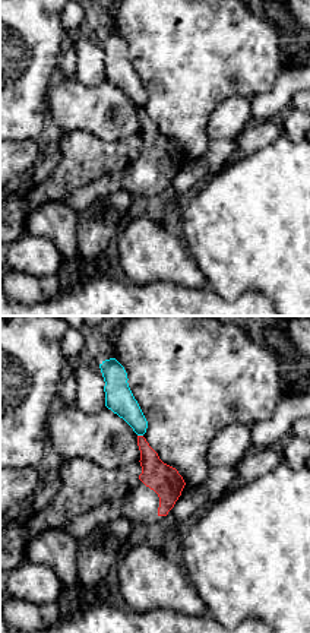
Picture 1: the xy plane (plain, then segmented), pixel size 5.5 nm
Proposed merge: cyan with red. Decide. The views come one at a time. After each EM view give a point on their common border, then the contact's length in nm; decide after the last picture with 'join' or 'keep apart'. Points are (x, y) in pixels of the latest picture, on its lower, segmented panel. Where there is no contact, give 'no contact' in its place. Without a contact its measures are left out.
(141, 434) | 30 nm

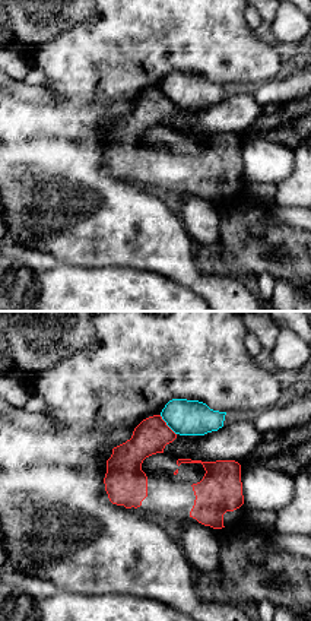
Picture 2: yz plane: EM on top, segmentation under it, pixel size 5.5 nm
(167, 424) | 140 nm

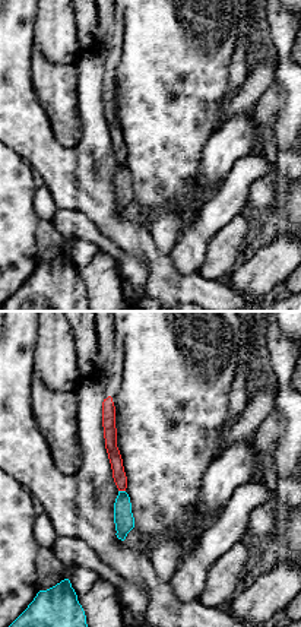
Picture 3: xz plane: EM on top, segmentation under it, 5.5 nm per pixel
(122, 491) | 40 nm

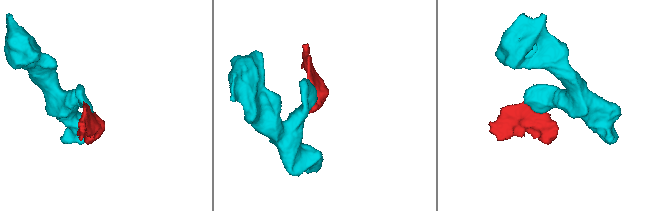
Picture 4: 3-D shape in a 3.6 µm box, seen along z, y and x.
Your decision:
keep apart

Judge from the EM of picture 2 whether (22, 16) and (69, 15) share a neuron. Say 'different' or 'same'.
same

